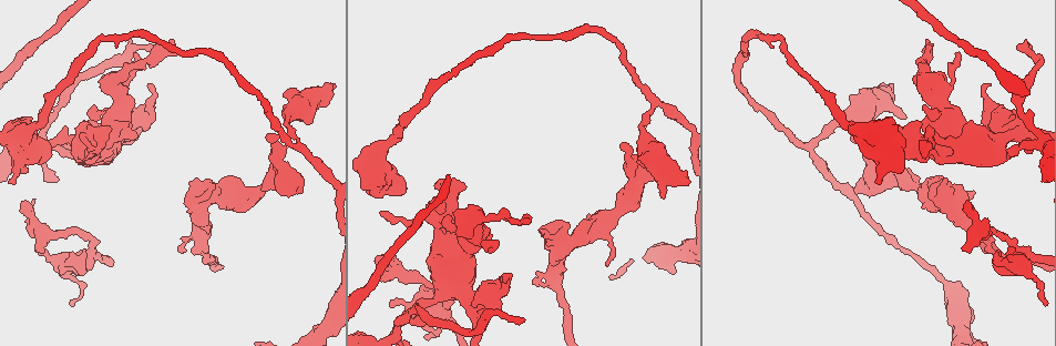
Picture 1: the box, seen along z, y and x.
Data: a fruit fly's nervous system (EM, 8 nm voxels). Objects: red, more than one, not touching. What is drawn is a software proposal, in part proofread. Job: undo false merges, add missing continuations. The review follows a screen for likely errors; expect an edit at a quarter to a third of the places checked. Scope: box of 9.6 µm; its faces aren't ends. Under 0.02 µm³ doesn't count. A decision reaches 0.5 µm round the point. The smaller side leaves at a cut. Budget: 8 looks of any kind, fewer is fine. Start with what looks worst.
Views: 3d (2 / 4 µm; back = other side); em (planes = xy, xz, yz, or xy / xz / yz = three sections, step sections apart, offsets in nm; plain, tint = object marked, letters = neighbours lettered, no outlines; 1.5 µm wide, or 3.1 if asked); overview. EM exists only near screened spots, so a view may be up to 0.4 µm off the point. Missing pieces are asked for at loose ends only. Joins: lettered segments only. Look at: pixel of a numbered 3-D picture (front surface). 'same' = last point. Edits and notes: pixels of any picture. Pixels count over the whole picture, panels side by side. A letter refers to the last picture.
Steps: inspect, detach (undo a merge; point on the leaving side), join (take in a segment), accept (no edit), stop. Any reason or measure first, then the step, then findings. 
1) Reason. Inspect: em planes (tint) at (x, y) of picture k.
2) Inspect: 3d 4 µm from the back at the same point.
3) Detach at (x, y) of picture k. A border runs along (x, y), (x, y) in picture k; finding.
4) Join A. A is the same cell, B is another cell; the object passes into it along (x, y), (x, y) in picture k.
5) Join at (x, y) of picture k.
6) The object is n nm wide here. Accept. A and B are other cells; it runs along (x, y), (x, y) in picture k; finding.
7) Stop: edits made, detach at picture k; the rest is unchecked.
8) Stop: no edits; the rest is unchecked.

Free end. Inspect: em xy step 4 (letters) at (960, 53) of picture 1.

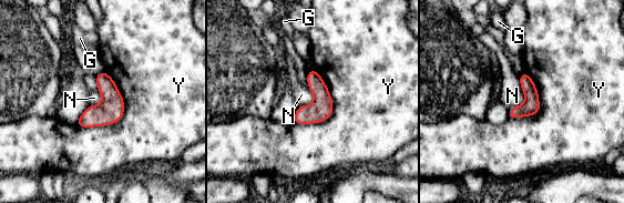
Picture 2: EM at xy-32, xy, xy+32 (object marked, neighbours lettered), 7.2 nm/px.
Another direction. Inspect: em planes (letters) at the same point.

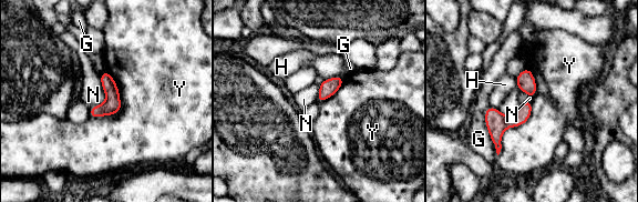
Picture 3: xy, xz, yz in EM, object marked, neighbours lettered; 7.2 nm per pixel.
The object is 90 nm wide here. Accept. G, H, N and Y are other cells; a border runs along (105, 69), (121, 109), (90, 118) in picture 3; none of them fits.

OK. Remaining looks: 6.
Free end. Inspect: em xy step 4 (tint) at (392, 305) of picture 1.

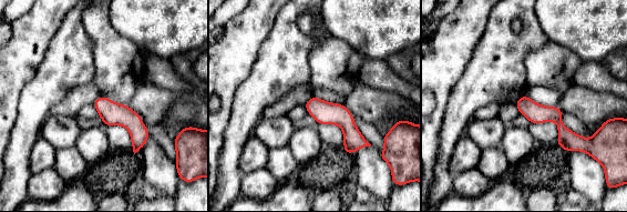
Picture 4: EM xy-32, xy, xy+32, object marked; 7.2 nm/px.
Inspect: em planes (letters) at the same point.

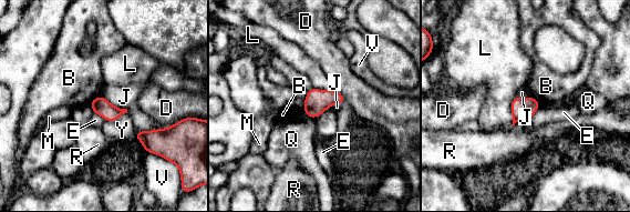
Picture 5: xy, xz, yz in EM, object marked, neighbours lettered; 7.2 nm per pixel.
The longest contact is with L, 220 nm. Accept. B, D, E, J, L, M, Q, R, V and Y are other cells; none of them fits.

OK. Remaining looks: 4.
Branch stops here. Inspect: 3d 2 µm at (375, 258) of picture 1.

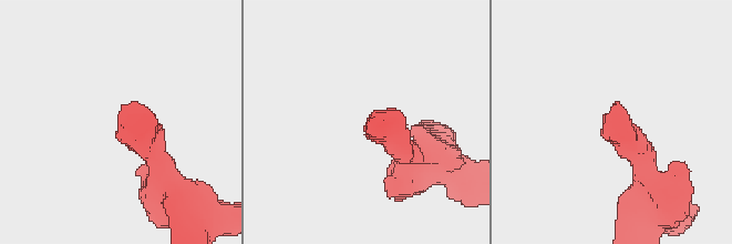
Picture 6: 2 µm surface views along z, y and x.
Inspect: em planes (plain) at (371, 122) of picture 6.

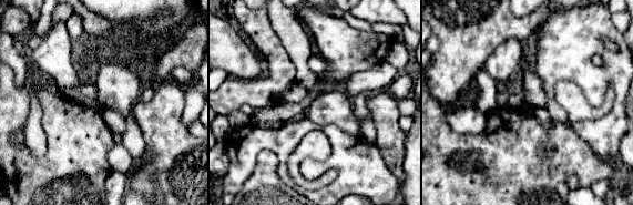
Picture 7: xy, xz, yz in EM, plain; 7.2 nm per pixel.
Inspect: em planes (letters) at the same point.

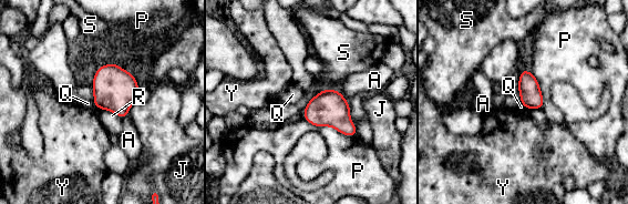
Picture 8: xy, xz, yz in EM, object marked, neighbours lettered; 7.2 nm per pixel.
Accept. A, J, P, Q, R, S and Y are other cells; a border runs along (304, 118), (356, 136) in picture 8; no lettered segment goes on from it.

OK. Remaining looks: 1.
Stop: no edits; the rest is unchecked.

